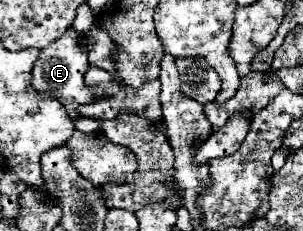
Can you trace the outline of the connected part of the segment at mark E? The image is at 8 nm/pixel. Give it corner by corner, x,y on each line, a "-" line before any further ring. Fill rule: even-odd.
70,26
54,44
40,50
40,56
38,56
38,60
34,64
34,70
32,70
32,86
36,90
60,100
66,106
68,116
72,120
76,120
76,118
80,118
78,112
76,112
78,104
88,104
96,96
100,96
100,94
92,94
84,84
84,72
88,68
90,68
90,64
88,64
88,50
86,50
86,44
84,44
84,36
78,34

